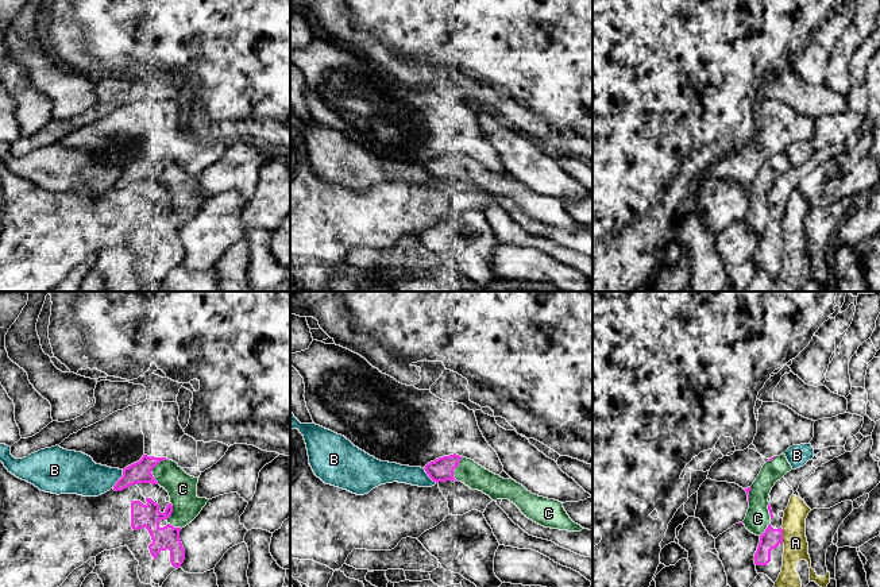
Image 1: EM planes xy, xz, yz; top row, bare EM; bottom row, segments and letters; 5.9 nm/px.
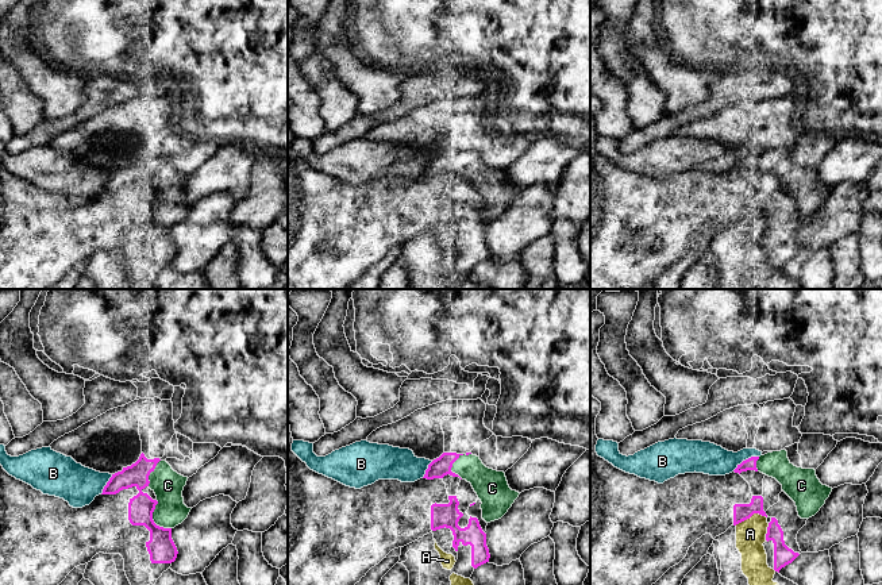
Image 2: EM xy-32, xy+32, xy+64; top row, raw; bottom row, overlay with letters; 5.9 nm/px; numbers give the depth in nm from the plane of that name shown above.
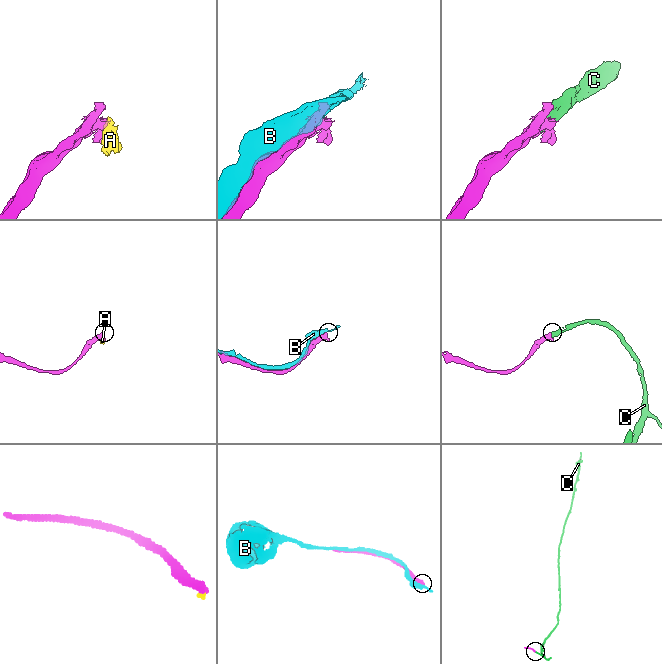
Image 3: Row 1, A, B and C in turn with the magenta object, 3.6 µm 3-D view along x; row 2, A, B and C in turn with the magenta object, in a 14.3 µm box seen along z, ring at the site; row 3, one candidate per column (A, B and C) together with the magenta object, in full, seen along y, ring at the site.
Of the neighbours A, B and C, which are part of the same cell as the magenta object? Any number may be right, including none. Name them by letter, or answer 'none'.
C

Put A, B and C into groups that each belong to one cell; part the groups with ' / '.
A / B / C

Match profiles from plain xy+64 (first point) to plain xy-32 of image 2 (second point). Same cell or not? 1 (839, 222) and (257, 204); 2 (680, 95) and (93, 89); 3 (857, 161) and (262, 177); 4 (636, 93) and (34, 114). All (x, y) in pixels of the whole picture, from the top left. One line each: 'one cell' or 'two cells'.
1: two cells
2: two cells
3: two cells
4: one cell

